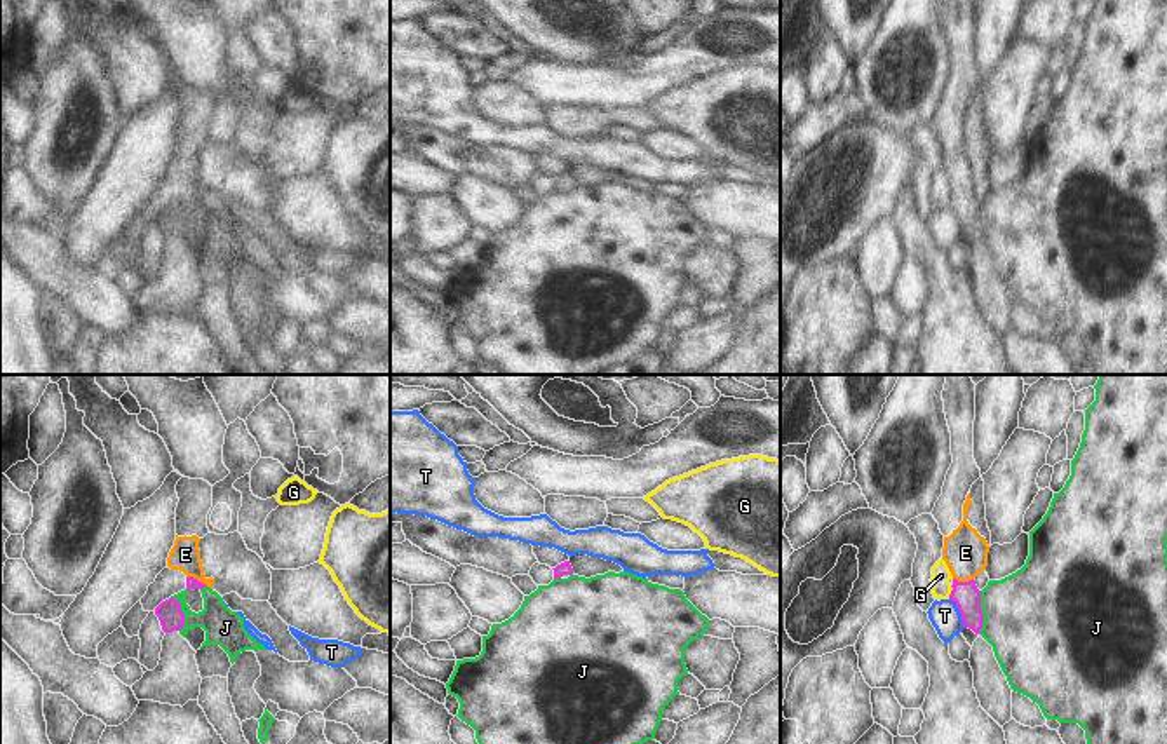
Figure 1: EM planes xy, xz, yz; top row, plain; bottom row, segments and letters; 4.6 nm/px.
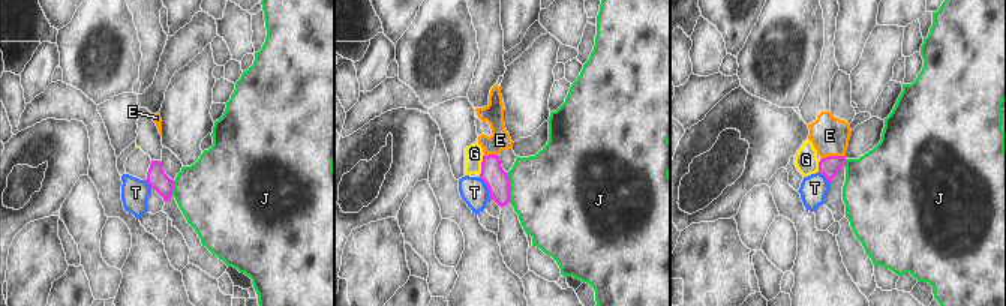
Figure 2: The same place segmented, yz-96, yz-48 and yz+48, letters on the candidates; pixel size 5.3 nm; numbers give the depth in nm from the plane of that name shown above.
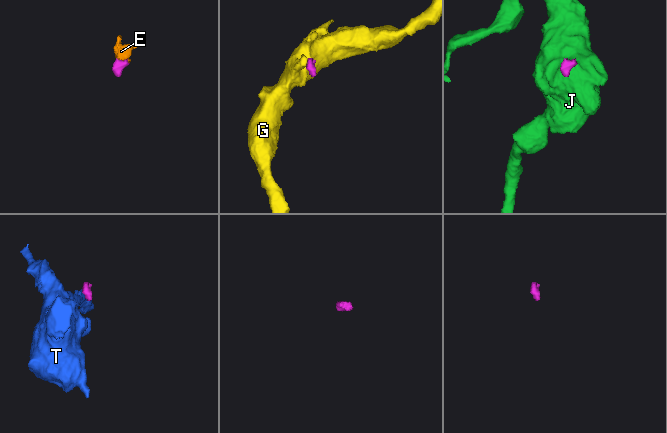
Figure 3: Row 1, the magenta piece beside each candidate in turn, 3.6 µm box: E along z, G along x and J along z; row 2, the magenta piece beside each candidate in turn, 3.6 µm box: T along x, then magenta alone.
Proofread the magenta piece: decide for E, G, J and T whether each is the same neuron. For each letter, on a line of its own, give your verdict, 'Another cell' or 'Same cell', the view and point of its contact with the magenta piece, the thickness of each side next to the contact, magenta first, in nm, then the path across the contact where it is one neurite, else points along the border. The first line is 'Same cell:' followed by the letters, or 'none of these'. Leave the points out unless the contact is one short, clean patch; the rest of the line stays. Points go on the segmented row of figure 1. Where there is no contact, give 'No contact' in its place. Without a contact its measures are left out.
Same cell: E
E: Same cell. Touches magenta at xy (197, 581). Thickness 50 nm (magenta) against 140 nm. Path across: xy (192, 582), (197, 581), (185, 554)
G: Another cell. Touches magenta at yz (951, 593). Thickness 120 nm (magenta) against 90 nm. Boundary: yz (951, 586), (948, 598)
J: Another cell. Touches magenta at yz (981, 612). Thickness 120 nm (magenta) against 460 nm. Boundary: yz (979, 591), (981, 633)
T: Another cell. Touches magenta at yz (960, 612). Thickness 120 nm (magenta) against 140 nm. Boundary: yz (950, 598), (964, 626)

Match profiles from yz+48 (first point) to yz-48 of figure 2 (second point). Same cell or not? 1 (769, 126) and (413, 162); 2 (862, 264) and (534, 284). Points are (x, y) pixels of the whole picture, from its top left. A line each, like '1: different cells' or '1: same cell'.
1: same cell
2: different cells

